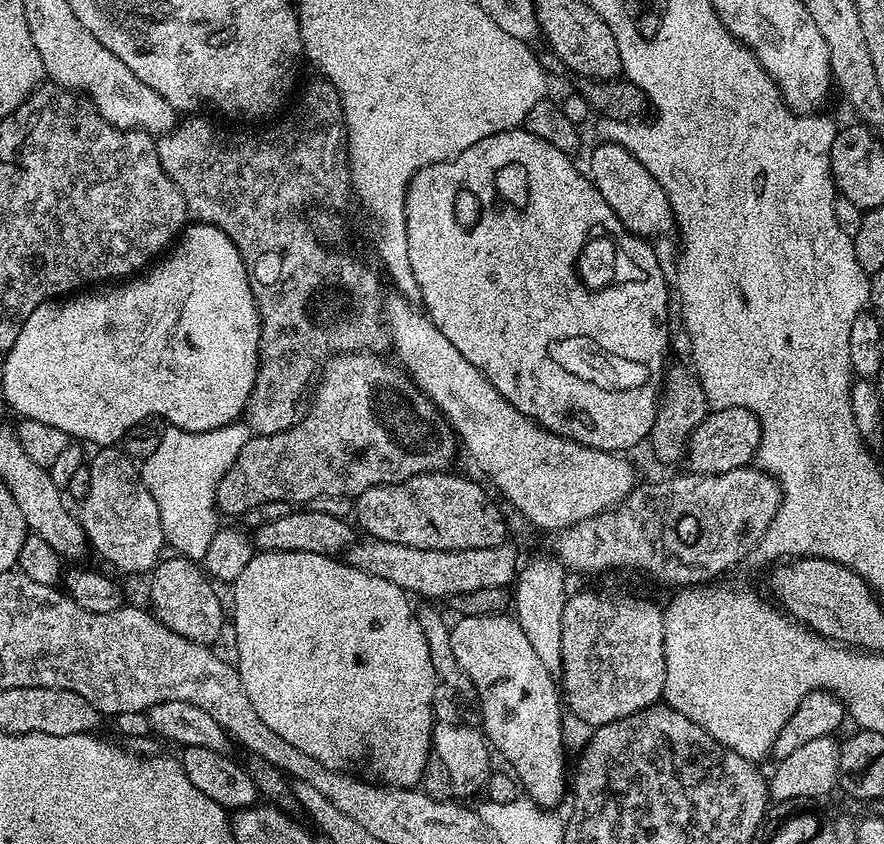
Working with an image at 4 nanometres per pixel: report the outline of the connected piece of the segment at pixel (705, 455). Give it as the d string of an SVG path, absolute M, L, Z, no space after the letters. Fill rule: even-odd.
M738 405L713 409L694 429L685 444L685 465L697 475L716 475L728 470L747 468L756 459L760 445L760 419L750 410Z

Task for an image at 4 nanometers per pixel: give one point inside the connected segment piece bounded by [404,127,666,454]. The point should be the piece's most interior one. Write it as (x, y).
(509, 206)

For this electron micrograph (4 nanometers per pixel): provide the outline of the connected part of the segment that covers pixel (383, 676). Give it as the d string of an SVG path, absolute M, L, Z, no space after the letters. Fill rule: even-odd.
M257 551L252 561L238 574L231 585L232 612L230 608L230 624L236 627L236 660L242 678L242 686L246 690L246 698L250 698L250 706L258 710L258 718L274 730L274 734L286 738L290 746L298 746L302 754L310 754L322 762L322 766L330 766L339 772L349 771L369 782L383 781L394 788L416 788L424 779L424 771L429 756L433 755L432 730L434 713L432 699L437 683L434 666L430 662L426 637L419 626L417 609L412 608L413 601L409 593L404 592L394 582L386 582L377 576L366 574L362 570L354 570L343 559L310 554L309 552L261 552Z

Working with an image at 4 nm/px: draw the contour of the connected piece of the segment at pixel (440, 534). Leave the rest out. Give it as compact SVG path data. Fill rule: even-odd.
M451 471L424 472L397 484L379 484L366 490L354 500L355 523L365 528L373 540L398 542L402 546L414 546L418 550L466 550L467 548L493 548L509 539L508 528L500 508L492 504L489 489L483 483L475 484L464 476L451 476Z

